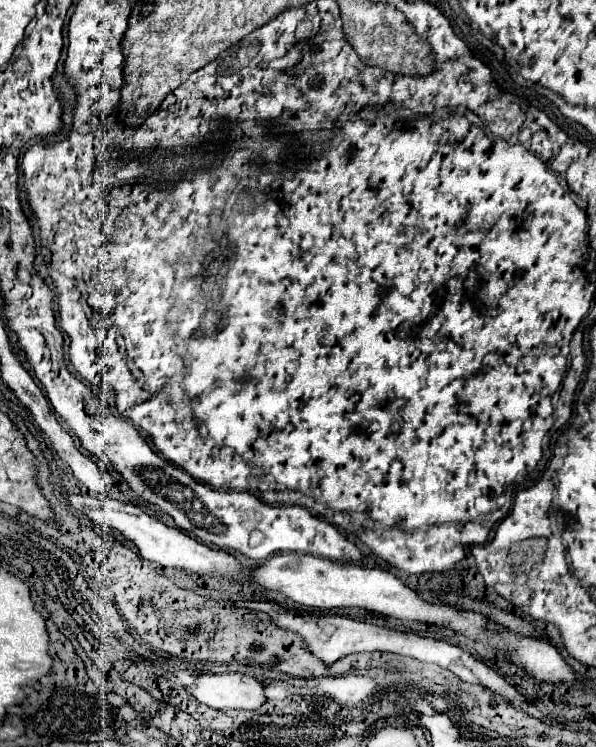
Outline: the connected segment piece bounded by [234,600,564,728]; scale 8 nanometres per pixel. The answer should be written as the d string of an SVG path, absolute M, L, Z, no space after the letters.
M240 600L240 602L234 602L236 608L248 608L248 610L258 610L258 612L264 612L270 616L272 624L278 626L278 628L284 628L284 630L292 630L296 632L302 642L306 644L308 652L318 656L320 660L324 660L326 664L332 664L348 654L354 654L354 652L394 652L394 654L400 654L400 656L410 656L410 658L416 658L420 662L434 662L438 664L440 668L446 668L450 672L454 672L458 678L462 678L464 682L472 682L472 684L480 684L488 690L492 690L494 694L502 696L504 700L508 700L514 708L518 710L524 710L528 716L532 718L538 718L540 722L548 724L548 726L564 726L548 716L544 716L536 706L528 704L526 698L522 694L516 692L516 688L504 678L500 676L498 672L494 672L488 664L484 664L482 660L474 658L470 652L458 648L458 646L452 646L448 642L442 642L442 640L436 640L436 638L426 638L426 636L418 636L418 634L408 634L408 632L396 632L396 630L388 630L388 628L380 628L380 626L374 626L374 624L366 624L366 622L354 622L350 618L344 618L344 616L318 616L318 614L292 614L292 612L286 612L286 608L274 604L274 602L246 602L246 600Z

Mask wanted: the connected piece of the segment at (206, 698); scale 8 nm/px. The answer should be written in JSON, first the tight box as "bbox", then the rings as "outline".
{"bbox":[186,674,266,710],"outline":[[[202,674],[192,686],[186,686],[186,692],[198,702],[218,710],[258,710],[266,702],[262,686],[264,684],[250,674]]]}

